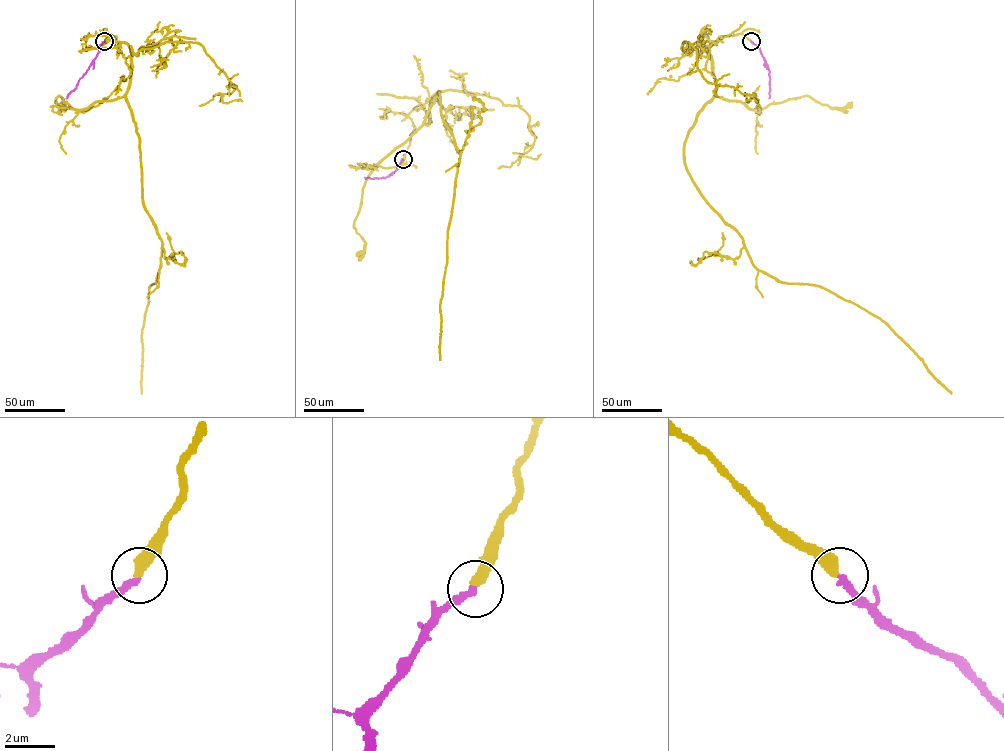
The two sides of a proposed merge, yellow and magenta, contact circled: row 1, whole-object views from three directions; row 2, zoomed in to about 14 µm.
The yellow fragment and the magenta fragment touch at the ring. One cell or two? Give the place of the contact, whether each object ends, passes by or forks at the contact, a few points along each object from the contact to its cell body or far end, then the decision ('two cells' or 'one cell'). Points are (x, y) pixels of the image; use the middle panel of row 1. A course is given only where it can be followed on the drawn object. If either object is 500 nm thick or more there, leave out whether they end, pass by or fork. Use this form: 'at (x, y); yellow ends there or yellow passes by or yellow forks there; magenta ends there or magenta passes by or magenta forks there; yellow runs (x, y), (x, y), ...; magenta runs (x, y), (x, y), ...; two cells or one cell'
at (403, 159); yellow ends there; magenta ends there; yellow runs (403, 159), (414, 128), (408, 115), (420, 105), (427, 124), (438, 92), (443, 121), (460, 152), (440, 360); magenta runs (403, 159), (385, 178), (364, 177); one cell

